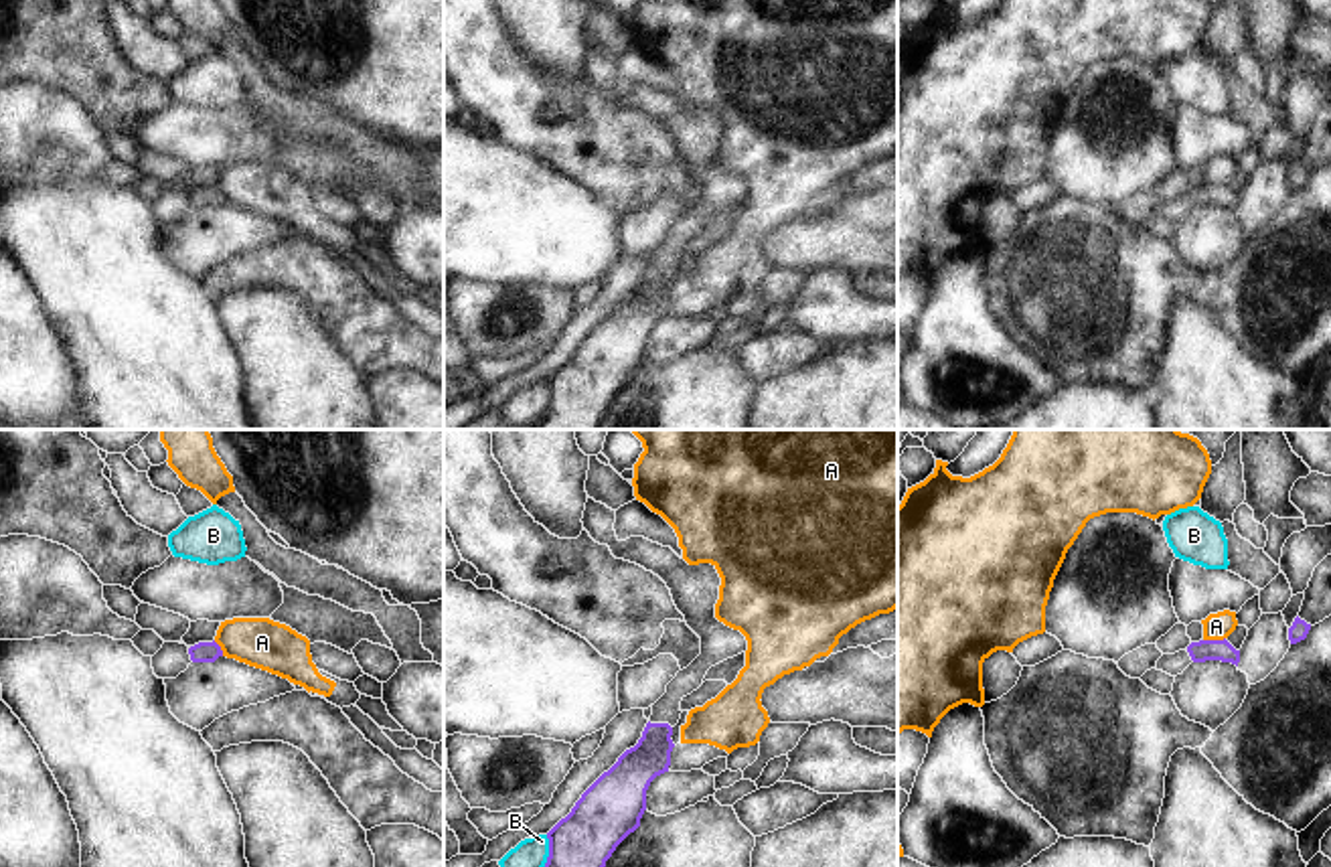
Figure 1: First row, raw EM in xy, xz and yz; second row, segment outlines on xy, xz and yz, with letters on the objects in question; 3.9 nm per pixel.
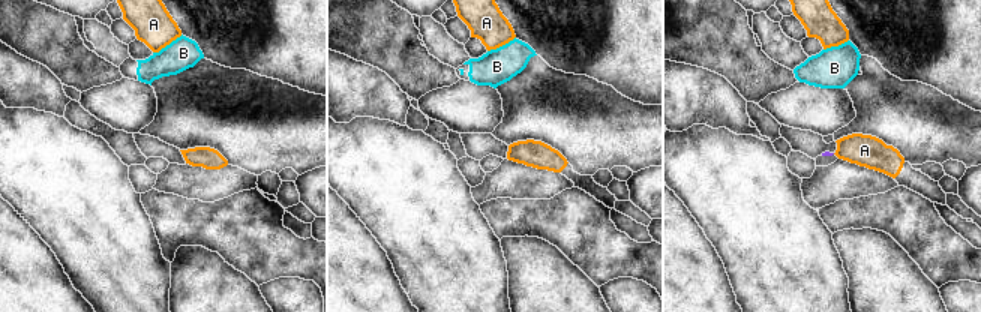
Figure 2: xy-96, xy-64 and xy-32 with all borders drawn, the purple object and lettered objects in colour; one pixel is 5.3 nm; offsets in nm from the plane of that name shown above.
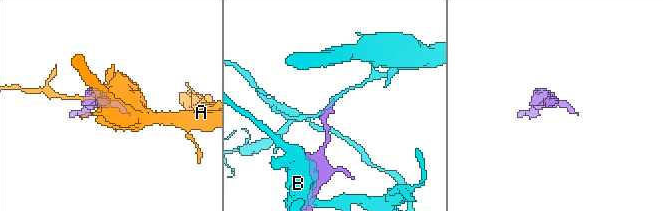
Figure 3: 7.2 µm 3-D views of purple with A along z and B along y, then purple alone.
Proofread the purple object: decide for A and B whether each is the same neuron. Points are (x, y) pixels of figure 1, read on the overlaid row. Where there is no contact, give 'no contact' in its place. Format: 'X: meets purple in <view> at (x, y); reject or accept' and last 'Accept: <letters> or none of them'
A: meets purple in yz at (1214, 641); reject
B: meets purple in xz at (550, 851); reject
Accept: none of them

